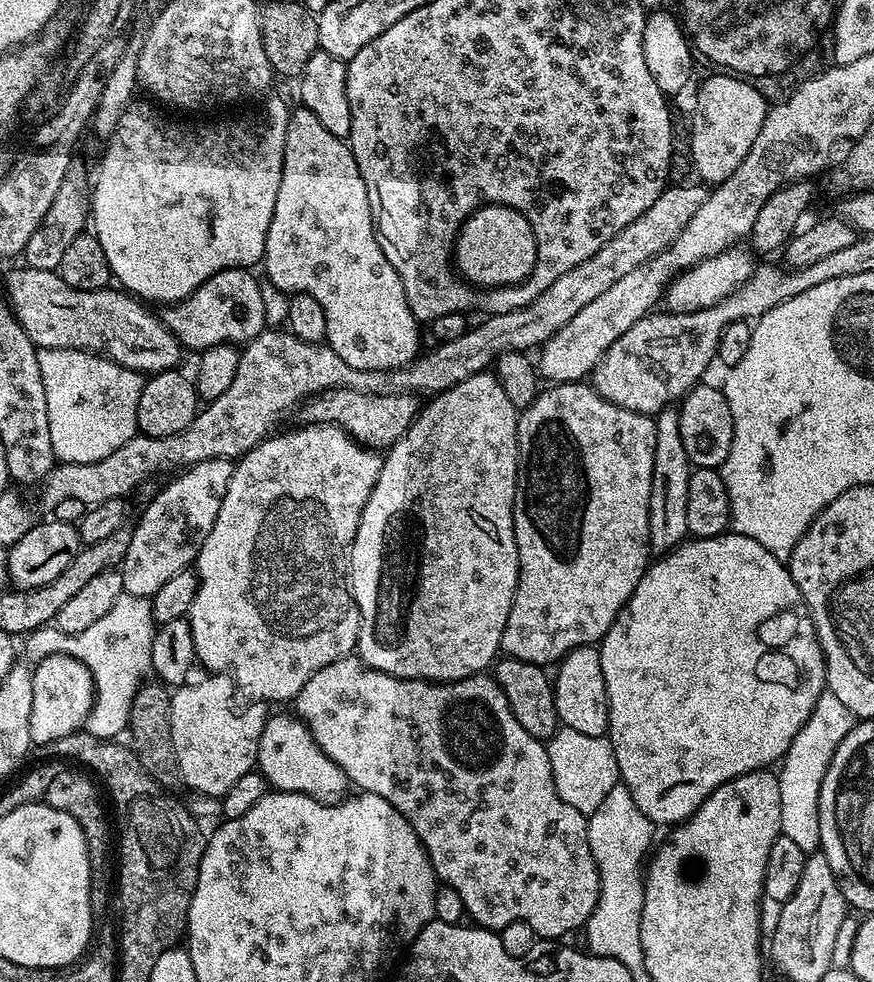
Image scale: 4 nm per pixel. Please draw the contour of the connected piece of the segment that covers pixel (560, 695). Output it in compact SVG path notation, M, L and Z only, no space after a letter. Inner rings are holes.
M583 644L570 650L555 665L552 694L561 725L581 734L603 736L608 730L608 695L602 678L599 647Z

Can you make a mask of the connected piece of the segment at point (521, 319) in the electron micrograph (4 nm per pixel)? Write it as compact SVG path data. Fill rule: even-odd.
M693 183L680 184L677 188L665 187L664 192L654 198L650 210L638 214L638 218L634 218L630 226L610 238L610 242L606 242L598 254L586 258L586 262L574 266L574 270L566 270L566 274L542 290L542 294L538 294L530 306L510 310L510 314L494 314L481 319L477 328L476 325L469 327L458 338L437 343L433 352L425 351L406 366L393 368L391 372L354 370L354 366L342 362L342 358L338 358L338 354L334 354L327 343L302 342L302 338L287 330L262 331L243 345L233 384L218 398L207 401L197 411L190 426L186 426L186 430L166 438L138 434L130 438L126 446L118 446L114 454L106 454L106 458L98 462L57 463L42 481L44 504L48 510L55 510L58 502L66 498L78 498L78 502L86 506L101 504L110 498L128 498L139 484L146 483L159 472L175 473L214 458L239 458L265 439L275 429L272 427L292 407L293 411L312 396L331 388L349 388L370 394L435 394L445 392L458 382L466 382L466 378L485 371L503 352L527 353L532 350L528 348L539 349L551 336L558 334L558 330L562 330L562 326L566 326L566 322L570 322L570 318L574 318L582 306L594 302L598 294L606 294L606 290L610 290L618 278L630 274L630 270L642 266L642 262L665 252L674 238L686 230L686 224L690 218L694 218L694 212L709 194L709 189L703 183Z

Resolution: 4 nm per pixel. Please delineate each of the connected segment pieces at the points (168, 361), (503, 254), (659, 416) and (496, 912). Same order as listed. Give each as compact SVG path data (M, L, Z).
M27 266L12 268L4 280L4 292L13 314L18 318L22 330L37 349L73 348L79 352L91 352L105 361L129 368L141 374L155 374L175 369L180 360L182 346L172 331L164 325L163 319L147 312L137 297L116 286L96 290L76 290L68 286L57 271L32 269Z
M486 204L464 220L456 234L454 268L467 283L482 288L503 288L531 276L536 265L536 239L528 217L504 204Z
M667 407L655 415L655 448L651 474L650 509L647 511L649 549L656 554L671 552L687 539L687 491L693 468L682 443L679 411Z
M353 654L338 658L338 662L330 662L330 666L322 666L322 670L318 670L314 678L310 678L306 686L302 686L302 690L298 690L294 707L295 715L308 725L314 742L318 742L326 758L330 758L344 771L349 785L356 787L357 784L360 792L378 794L378 798L386 798L386 802L390 802L390 806L394 806L394 810L398 810L398 814L402 814L402 818L410 822L428 854L437 881L441 885L458 890L467 919L473 925L484 930L501 930L500 928L506 927L507 924L516 924L521 920L522 923L529 924L540 938L564 938L567 932L572 932L575 928L583 929L587 925L600 893L600 875L588 841L588 816L559 797L545 745L526 734L526 730L522 730L522 725L518 718L514 718L506 702L506 694L502 694L491 675L467 676L461 680L443 682L407 680L391 676L382 670L367 668L360 657Z

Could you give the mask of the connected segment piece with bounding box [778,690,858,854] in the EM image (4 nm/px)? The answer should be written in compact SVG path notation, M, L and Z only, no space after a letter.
M824 691L818 698L810 718L794 734L794 742L786 750L782 763L778 768L778 799L782 802L782 818L780 819L780 835L792 839L796 845L802 846L805 854L811 854L820 846L820 791L822 778L826 778L826 770L834 758L834 750L842 746L842 738L855 728L858 717L834 694Z

